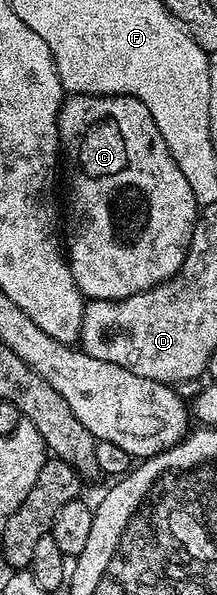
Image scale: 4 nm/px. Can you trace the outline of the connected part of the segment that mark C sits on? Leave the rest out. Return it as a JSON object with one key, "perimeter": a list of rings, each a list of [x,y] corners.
{"perimeter":[[[76,97],[73,100],[68,116],[58,123],[59,134],[60,131],[68,135],[71,131],[85,130],[76,143],[76,152],[72,155],[76,164],[68,179],[68,223],[72,226],[68,243],[66,239],[68,269],[85,300],[115,301],[134,297],[166,282],[180,270],[192,229],[196,226],[198,204],[187,186],[179,187],[174,180],[160,176],[150,123],[141,103],[129,97]]]}

